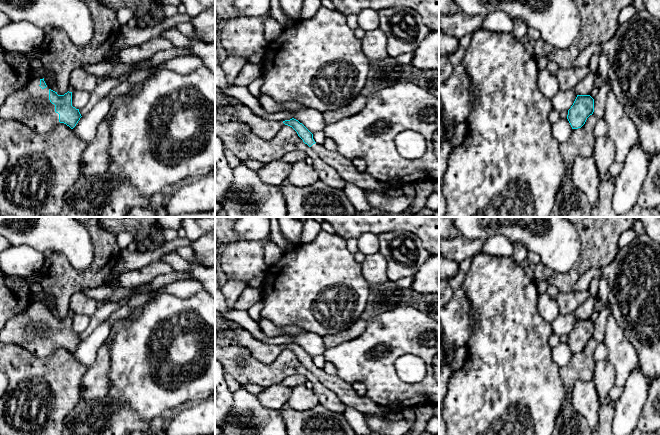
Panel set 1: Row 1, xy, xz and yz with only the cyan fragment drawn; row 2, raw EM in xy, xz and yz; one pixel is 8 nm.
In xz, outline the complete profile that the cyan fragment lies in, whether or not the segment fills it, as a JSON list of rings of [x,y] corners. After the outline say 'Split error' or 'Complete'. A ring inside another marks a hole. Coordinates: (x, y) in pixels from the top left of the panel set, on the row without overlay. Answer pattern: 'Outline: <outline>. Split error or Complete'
Outline: [[[241,327],[234,328],[233,334],[235,341],[240,346],[246,348],[257,360],[264,364],[271,364],[284,349],[292,351],[303,366],[311,371],[325,387],[333,391],[346,407],[353,407],[364,415],[386,416],[394,410],[391,407],[373,402],[367,396],[359,396],[351,384],[344,382],[337,375],[327,374],[323,368],[316,367],[313,358],[294,342],[285,345],[265,343],[256,339]]]. Split error

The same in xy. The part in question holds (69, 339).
Outline: [[[44,302],[33,303],[24,312],[10,318],[0,331],[0,340],[18,345],[39,358],[50,357],[59,347],[73,353],[82,341],[79,333],[72,330],[72,316],[58,319],[47,311]]]. Split error

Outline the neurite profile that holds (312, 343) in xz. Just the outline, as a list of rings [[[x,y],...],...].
[[[304,331],[298,334],[289,334],[294,338],[294,343],[302,347],[312,358],[323,355],[326,350],[323,338],[313,332]]]

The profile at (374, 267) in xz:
[[[380,253],[366,255],[362,262],[362,272],[365,280],[369,284],[379,284],[387,282],[388,262]]]

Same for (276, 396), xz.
[[[280,383],[264,388],[264,390],[257,394],[259,402],[266,407],[272,409],[281,409],[286,404],[291,395],[292,388]]]

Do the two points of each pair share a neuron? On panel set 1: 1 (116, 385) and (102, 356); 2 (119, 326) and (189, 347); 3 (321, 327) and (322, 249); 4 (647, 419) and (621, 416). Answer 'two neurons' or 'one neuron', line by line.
1: two neurons
2: one neuron
3: one neuron
4: two neurons

